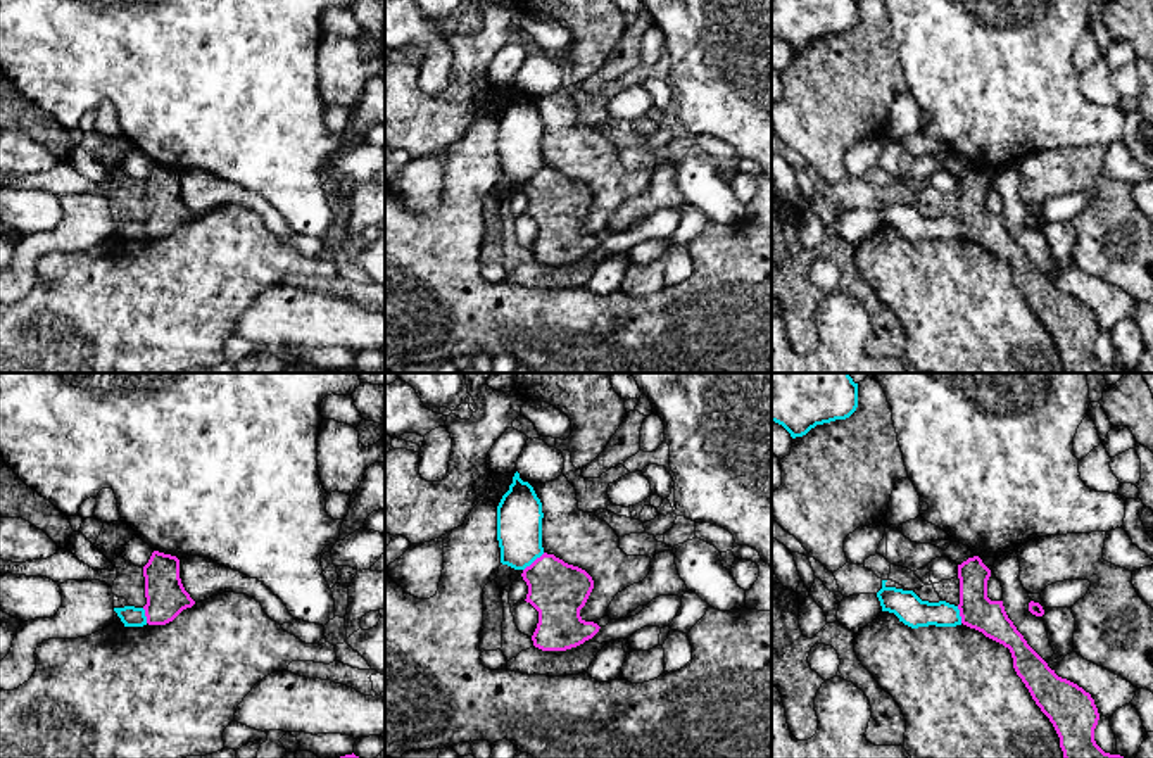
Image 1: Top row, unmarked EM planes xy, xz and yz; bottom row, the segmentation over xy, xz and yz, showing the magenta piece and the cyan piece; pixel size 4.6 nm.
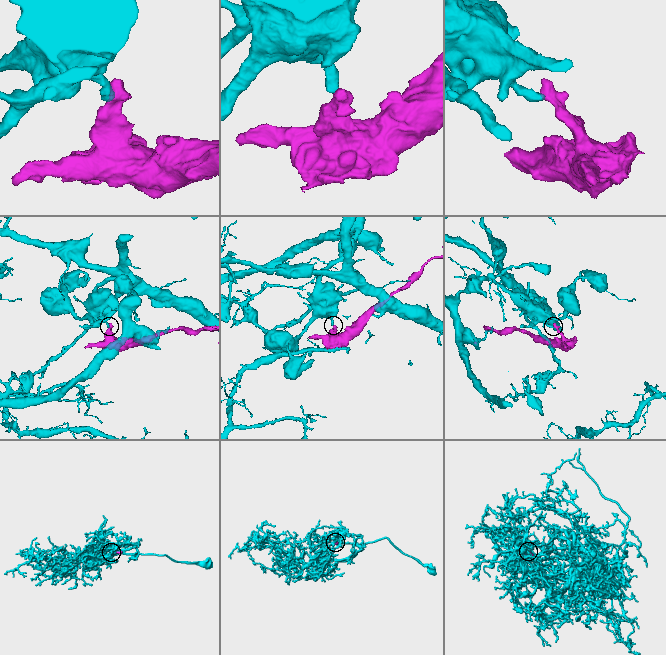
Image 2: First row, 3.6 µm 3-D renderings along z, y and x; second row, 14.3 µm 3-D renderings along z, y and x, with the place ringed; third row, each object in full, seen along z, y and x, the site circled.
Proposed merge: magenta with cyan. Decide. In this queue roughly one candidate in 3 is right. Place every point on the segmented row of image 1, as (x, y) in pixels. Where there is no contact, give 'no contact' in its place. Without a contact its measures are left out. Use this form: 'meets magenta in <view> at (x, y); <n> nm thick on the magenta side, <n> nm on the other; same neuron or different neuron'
meets magenta in xz at (535, 560); 280 nm thick on the magenta side, 220 nm on the other; different neuron

